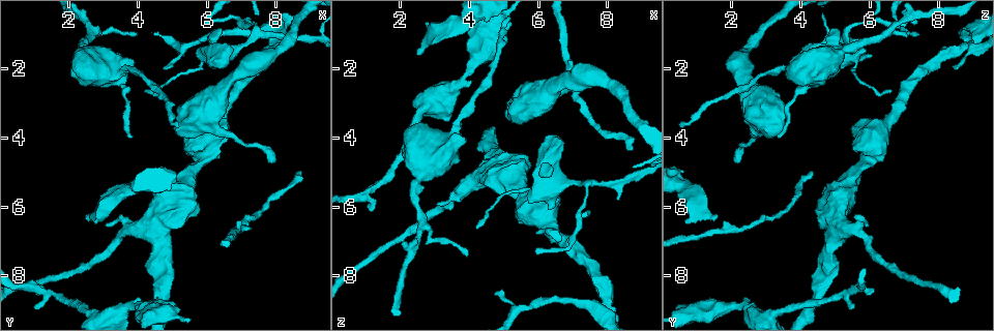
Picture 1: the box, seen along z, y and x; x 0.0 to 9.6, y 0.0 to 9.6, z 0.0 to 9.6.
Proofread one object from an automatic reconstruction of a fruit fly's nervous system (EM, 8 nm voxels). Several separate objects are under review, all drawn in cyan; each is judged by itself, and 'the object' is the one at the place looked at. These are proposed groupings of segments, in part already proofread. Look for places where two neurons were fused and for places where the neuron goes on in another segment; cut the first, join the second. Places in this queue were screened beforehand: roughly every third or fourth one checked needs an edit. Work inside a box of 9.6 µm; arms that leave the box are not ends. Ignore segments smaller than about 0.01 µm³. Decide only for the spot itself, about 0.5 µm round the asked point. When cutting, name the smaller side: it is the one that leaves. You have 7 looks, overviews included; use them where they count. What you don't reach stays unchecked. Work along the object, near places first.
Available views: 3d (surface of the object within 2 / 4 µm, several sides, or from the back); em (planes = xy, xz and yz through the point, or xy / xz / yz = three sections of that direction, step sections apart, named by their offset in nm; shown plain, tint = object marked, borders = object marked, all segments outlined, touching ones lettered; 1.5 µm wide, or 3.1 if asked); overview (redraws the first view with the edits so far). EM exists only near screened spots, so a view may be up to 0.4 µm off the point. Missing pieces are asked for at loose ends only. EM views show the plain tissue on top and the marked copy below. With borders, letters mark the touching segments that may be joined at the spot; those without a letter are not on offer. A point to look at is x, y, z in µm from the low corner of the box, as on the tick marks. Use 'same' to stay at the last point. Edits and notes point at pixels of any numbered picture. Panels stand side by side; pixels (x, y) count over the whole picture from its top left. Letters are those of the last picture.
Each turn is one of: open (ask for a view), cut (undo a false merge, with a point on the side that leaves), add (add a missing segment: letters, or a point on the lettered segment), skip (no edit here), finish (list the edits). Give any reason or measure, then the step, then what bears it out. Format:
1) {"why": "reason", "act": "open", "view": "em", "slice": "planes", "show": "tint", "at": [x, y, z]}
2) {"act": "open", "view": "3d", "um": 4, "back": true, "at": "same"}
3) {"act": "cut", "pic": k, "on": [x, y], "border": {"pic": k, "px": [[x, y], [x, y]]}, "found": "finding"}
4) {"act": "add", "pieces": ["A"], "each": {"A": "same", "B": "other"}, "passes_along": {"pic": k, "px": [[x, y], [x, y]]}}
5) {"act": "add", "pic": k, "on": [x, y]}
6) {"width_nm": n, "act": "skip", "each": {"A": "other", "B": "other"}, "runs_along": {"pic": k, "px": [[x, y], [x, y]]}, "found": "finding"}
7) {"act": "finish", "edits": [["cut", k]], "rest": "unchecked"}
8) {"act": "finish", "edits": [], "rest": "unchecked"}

{"why": "an open end", "act": "open", "view": "em", "slice": "planes", "show": "borders", "at": [2.55, 6.30, 1.65]}

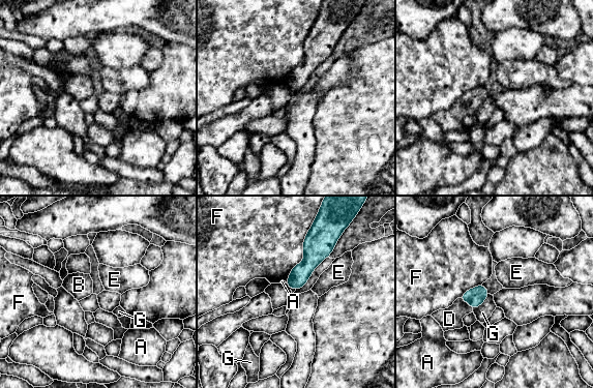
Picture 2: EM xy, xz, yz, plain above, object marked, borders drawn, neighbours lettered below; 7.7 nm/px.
{"act": "add", "pieces": ["D"], "each": {"A": "other", "B": "other", "D": "same", "E": "other", "F": "other", "G": "other"}, "passes_along": {"pic": 2, "px": [[476, 296], [468, 301], [449, 319]]}, "found": "the neuron continues"}

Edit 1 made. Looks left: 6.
{"why": "thick turns thin", "act": "open", "view": "em", "slice": "planes", "show": "borders", "at": [7.85, 1.00, 9.10]}

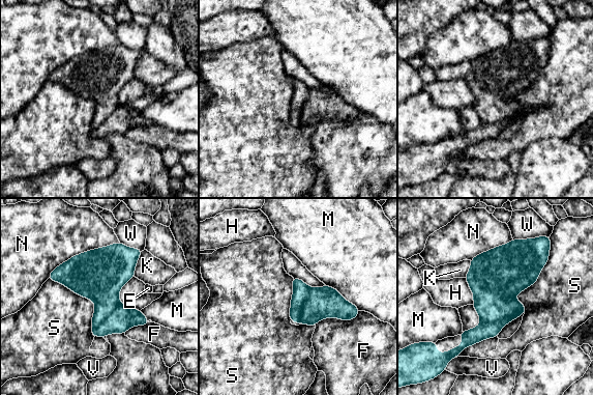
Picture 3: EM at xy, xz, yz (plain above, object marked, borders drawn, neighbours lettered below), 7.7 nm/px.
{"act": "cut", "pic": 3, "on": [300, 293], "each": {"E": "other", "F": "other", "H": "other", "K": "other", "M": "other", "N": "other", "S": "other", "V": "other", "W": "other"}, "border": {"pic": 3, "px": [[309, 287], [299, 320]]}, "found": "two neurons meet here"}

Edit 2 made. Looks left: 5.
{"act": "finish", "edits": [["add", 2], ["cut", 3]], "rest": "unchecked"}

